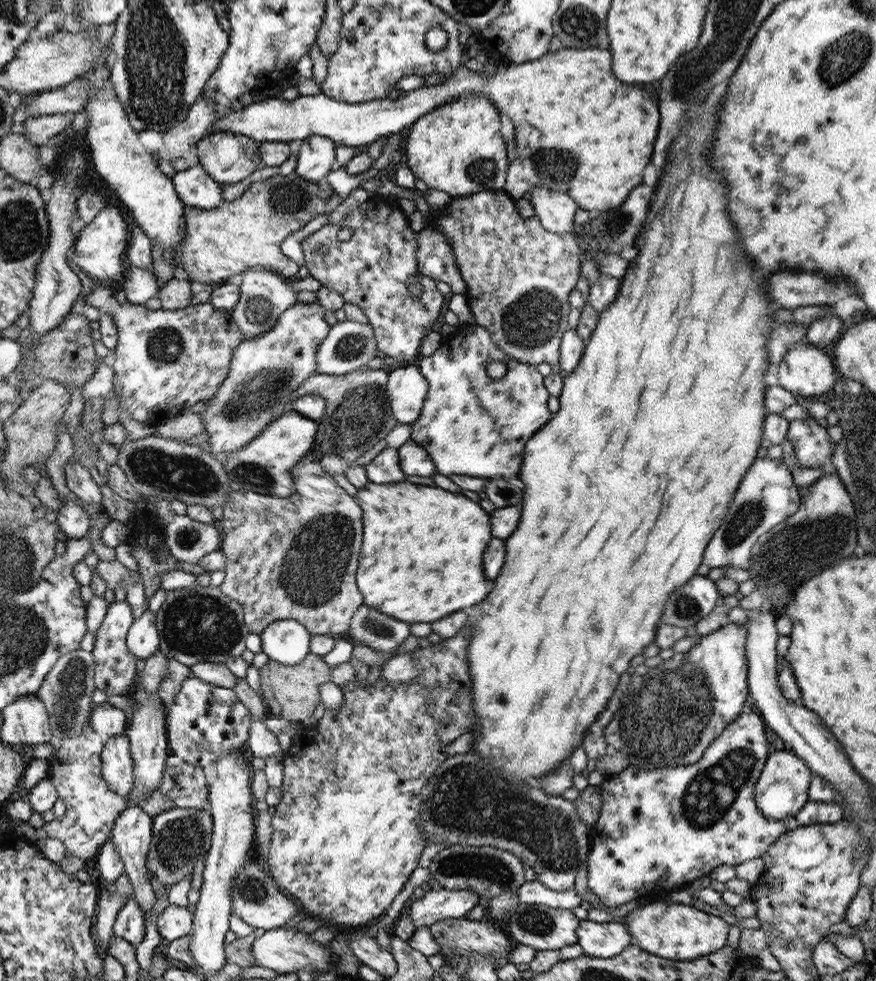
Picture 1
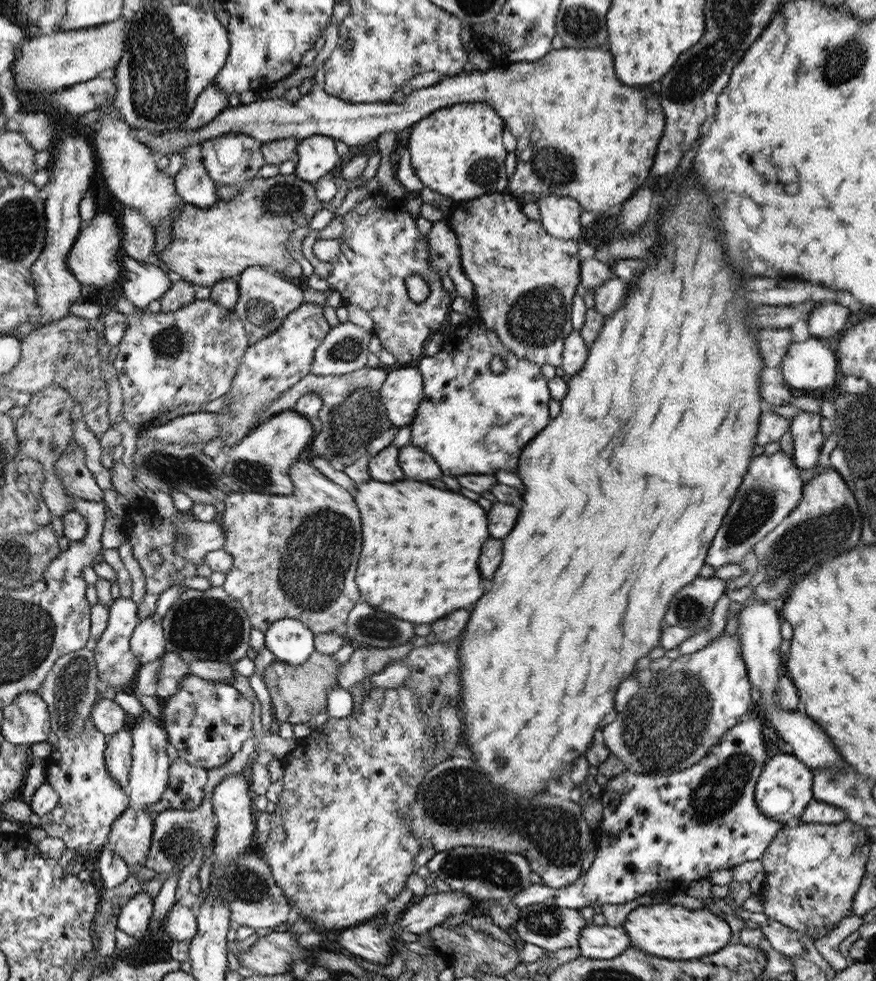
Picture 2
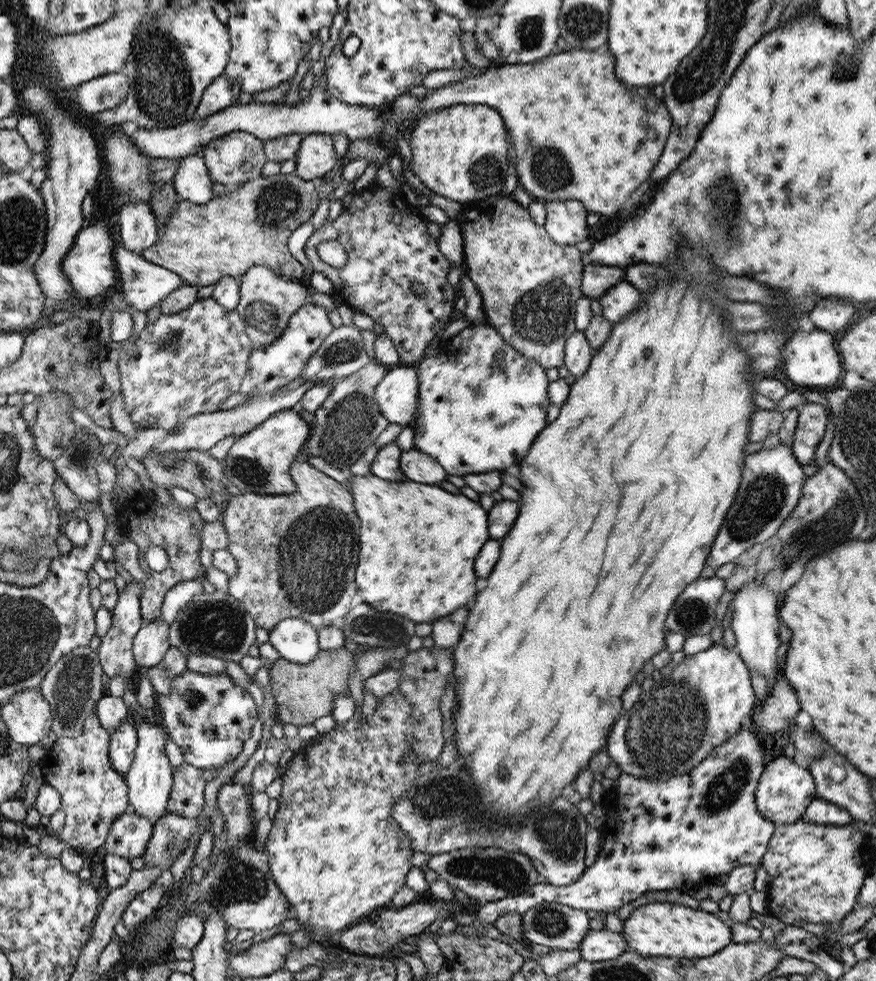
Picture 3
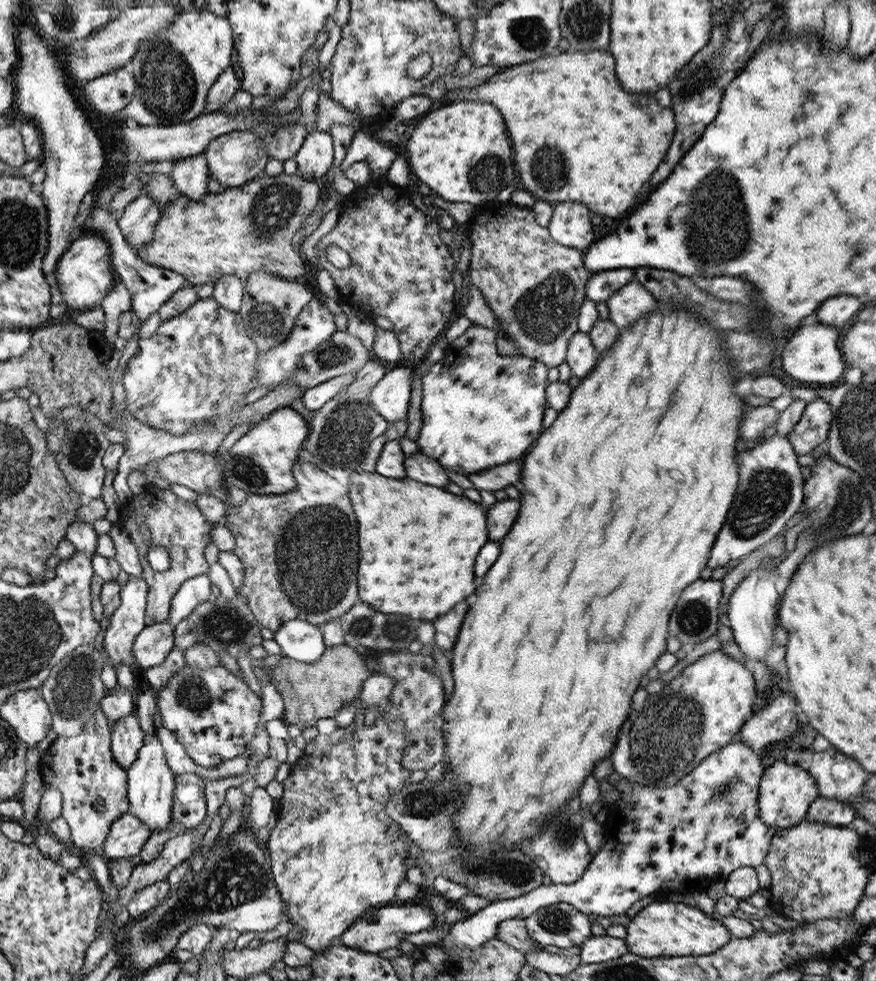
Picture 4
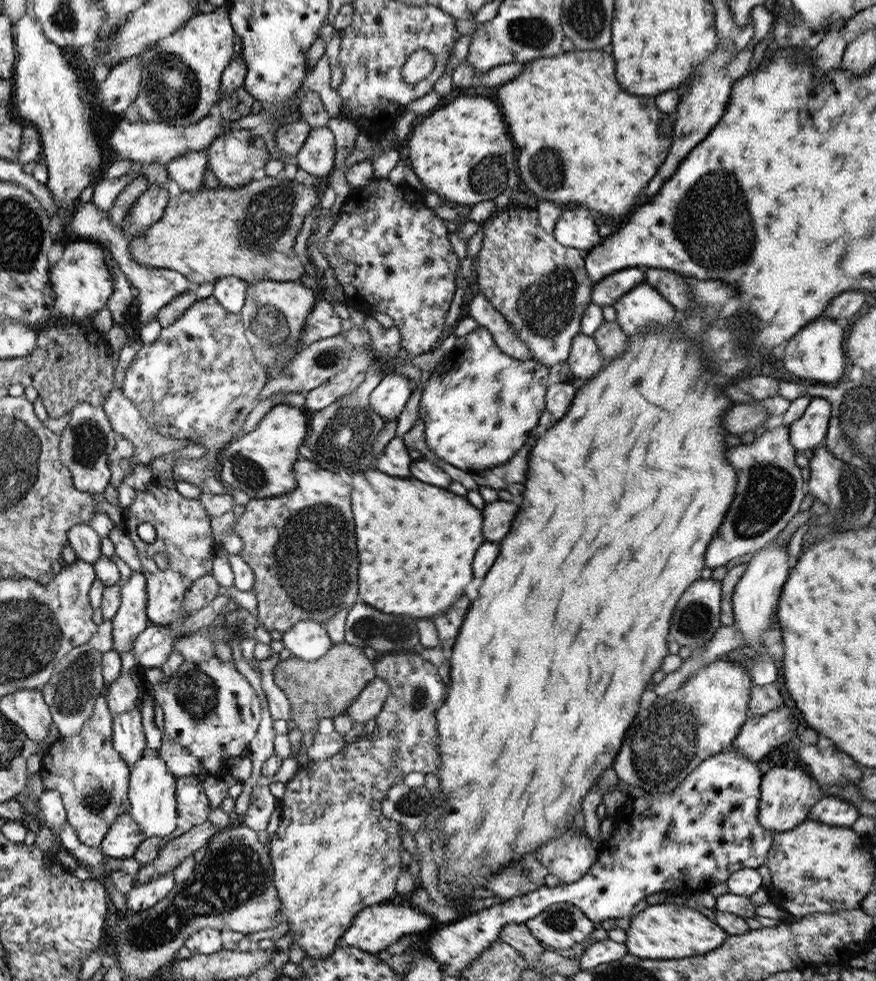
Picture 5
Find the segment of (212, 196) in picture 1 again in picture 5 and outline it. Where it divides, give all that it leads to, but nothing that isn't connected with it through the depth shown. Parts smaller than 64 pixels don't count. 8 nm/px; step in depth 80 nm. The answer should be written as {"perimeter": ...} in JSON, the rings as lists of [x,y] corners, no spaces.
{"perimeter":[[[206,151],[181,154],[166,165],[169,179],[174,180],[182,191],[200,191],[205,184],[207,162]]]}

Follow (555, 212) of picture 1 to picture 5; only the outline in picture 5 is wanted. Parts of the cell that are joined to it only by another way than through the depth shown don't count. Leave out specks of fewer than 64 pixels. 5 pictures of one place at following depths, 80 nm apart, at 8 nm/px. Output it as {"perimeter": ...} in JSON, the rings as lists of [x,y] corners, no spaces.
{"perimeter":[[[562,205],[562,214],[558,217],[552,233],[560,244],[587,252],[602,244],[603,238],[598,225],[594,223],[589,211],[586,207],[565,208]]]}

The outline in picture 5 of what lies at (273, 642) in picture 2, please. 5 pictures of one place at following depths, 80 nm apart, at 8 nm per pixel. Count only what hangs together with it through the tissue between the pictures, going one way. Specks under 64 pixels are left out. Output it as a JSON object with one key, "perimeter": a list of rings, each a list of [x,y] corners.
{"perimeter":[[[301,620],[294,624],[283,631],[281,641],[293,659],[302,661],[322,659],[334,645],[324,622],[316,620]]]}

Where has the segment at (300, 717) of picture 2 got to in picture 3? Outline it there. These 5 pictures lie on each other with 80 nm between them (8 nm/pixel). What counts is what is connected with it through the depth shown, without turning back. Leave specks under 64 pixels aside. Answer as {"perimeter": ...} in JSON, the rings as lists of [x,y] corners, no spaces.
{"perimeter":[[[346,648],[321,651],[313,663],[298,664],[280,658],[270,668],[271,692],[276,697],[277,720],[300,728],[332,714],[336,696],[350,696],[350,674],[356,670],[355,654]]]}

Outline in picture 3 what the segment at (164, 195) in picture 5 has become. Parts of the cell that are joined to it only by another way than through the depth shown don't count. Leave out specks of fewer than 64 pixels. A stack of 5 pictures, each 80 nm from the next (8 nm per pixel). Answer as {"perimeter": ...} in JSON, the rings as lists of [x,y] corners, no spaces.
{"perimeter":[[[127,203],[116,218],[116,229],[126,249],[142,255],[158,240],[158,221],[148,203]]]}

